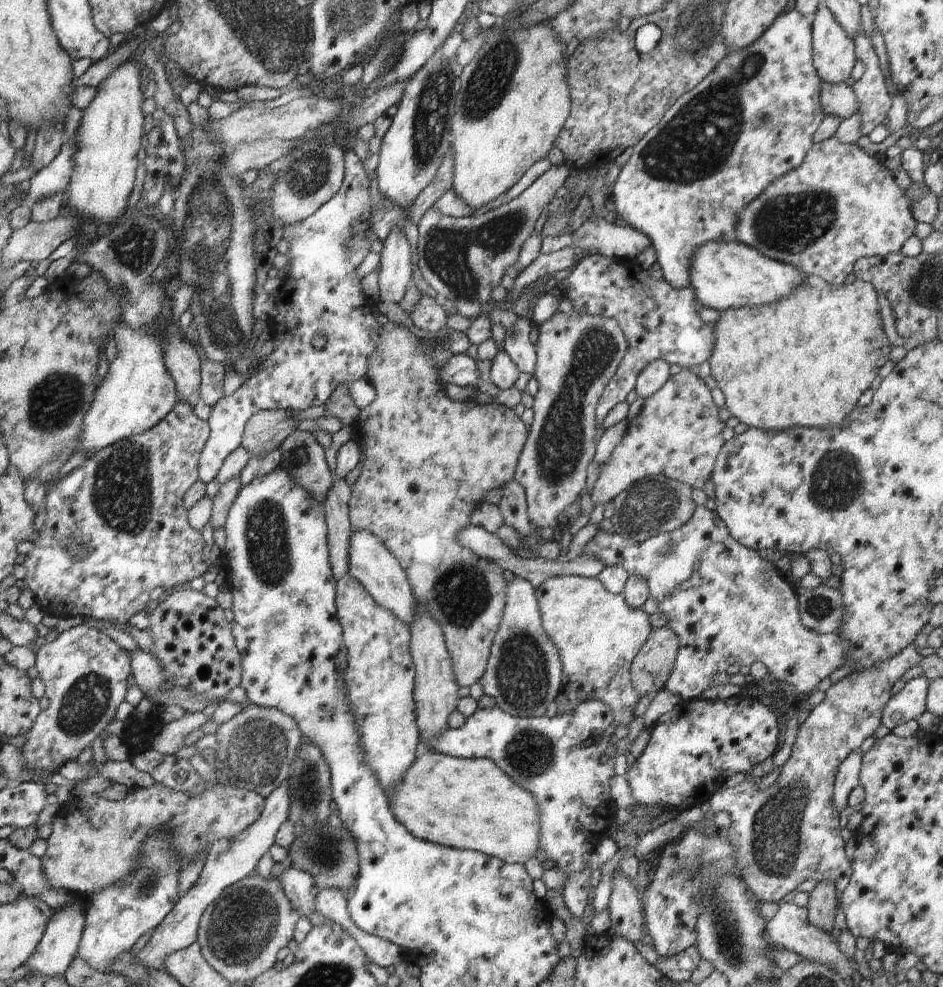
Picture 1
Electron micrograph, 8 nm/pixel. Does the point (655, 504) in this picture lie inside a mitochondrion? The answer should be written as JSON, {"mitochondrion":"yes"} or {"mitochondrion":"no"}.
{"mitochondrion":"yes"}

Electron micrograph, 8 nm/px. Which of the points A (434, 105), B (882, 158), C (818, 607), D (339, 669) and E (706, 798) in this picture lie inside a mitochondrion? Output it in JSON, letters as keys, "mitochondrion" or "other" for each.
{"A":"mitochondrion","B":"other","C":"mitochondrion","D":"other","E":"other"}

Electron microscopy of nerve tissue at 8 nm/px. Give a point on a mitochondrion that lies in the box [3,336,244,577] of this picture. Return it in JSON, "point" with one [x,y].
{"point":[121,497]}

